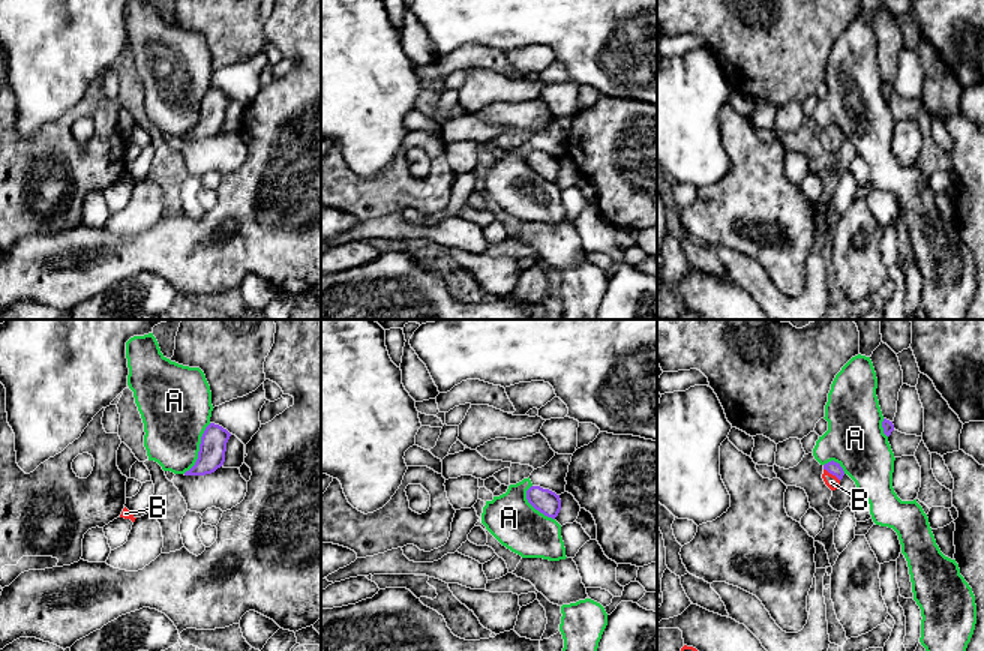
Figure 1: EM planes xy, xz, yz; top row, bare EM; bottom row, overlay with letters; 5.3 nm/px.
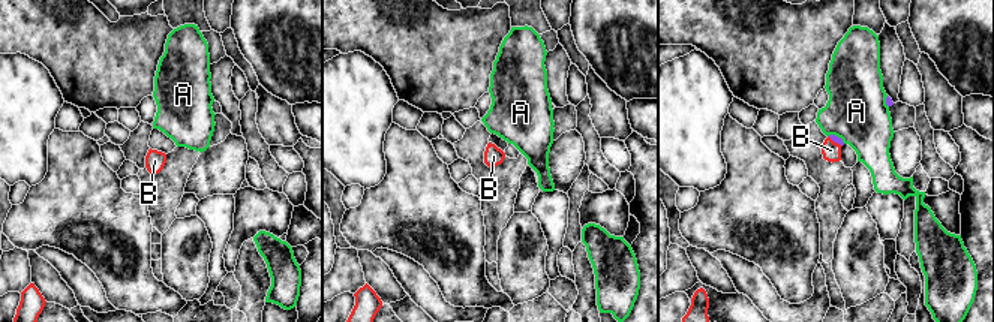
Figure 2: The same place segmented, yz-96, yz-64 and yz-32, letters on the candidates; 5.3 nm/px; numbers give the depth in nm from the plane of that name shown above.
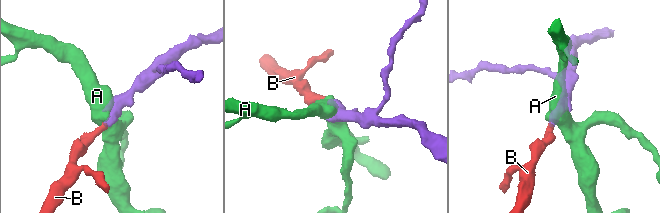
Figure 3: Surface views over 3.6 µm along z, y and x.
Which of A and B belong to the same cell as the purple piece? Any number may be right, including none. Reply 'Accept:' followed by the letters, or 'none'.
Accept: B

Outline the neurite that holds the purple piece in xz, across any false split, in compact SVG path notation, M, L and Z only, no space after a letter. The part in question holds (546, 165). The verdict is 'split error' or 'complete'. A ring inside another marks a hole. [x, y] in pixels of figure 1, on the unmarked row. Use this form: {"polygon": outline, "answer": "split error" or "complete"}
{"polygon": "M531 150L526 154L526 164L536 174L552 183L555 183L561 174L560 159L540 150Z", "answer": "complete"}

